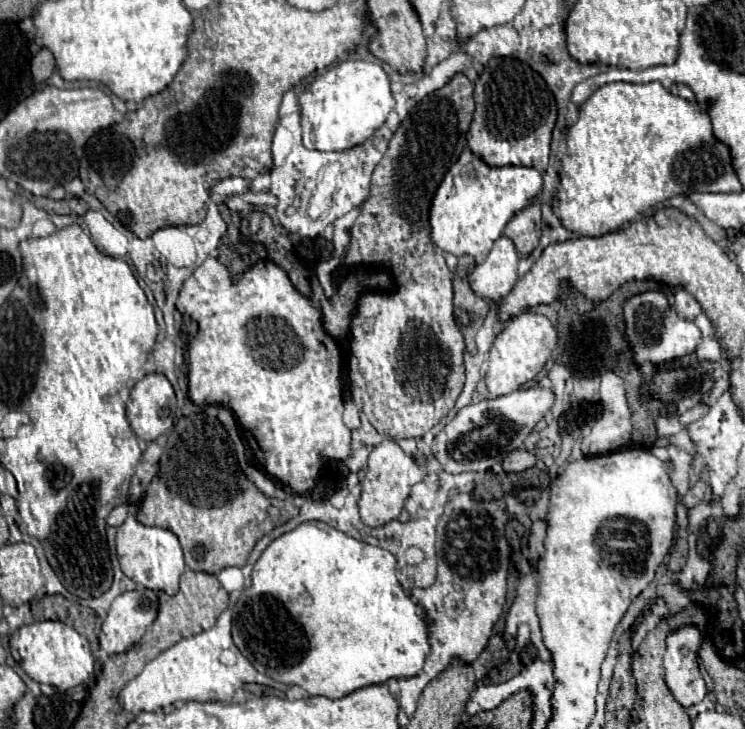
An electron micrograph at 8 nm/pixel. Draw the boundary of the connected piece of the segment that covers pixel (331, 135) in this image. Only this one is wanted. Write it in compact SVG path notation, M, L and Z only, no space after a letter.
M367 46L359 48L352 53L354 52L357 52L360 55L360 59L348 59L348 61L336 63L334 67L330 67L330 69L328 69L328 73L326 73L326 75L316 77L316 79L314 79L314 81L306 87L306 91L300 95L300 109L302 109L302 137L304 137L304 147L306 147L306 149L318 149L318 151L346 151L346 149L352 149L352 147L356 147L356 145L360 145L360 143L364 143L368 137L372 137L372 133L374 133L378 127L382 127L382 123L386 121L388 113L394 109L394 97L392 97L392 93L390 93L390 79L388 79L388 75L386 75L385 70L387 67L383 66L384 63L379 59L379 65L378 63L374 63L374 61L362 61L365 54L369 52Z

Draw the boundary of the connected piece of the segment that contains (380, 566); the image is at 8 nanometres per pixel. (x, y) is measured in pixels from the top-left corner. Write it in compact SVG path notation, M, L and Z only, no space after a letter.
M306 521L306 523L298 525L296 529L274 539L266 547L266 551L260 555L260 559L256 561L256 565L252 569L252 585L250 585L250 589L242 591L242 595L234 607L232 637L236 641L236 647L244 653L244 657L248 657L248 661L252 661L252 665L256 667L258 673L264 673L264 675L272 677L274 681L280 681L286 685L298 685L298 687L306 689L310 695L324 695L328 699L340 699L356 689L386 683L392 677L404 677L404 679L414 677L416 673L420 673L424 659L430 653L428 617L426 617L424 609L418 603L414 603L410 599L410 595L402 589L402 585L396 577L396 571L398 571L396 557L390 551L362 543L346 533L340 533L338 529L334 529L322 521Z

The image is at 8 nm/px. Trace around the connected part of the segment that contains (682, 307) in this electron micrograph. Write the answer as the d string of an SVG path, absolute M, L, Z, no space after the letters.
M678 289L678 291L676 291L676 303L674 303L674 307L676 307L676 311L678 311L684 319L694 319L696 315L702 313L698 301L692 299L686 289Z

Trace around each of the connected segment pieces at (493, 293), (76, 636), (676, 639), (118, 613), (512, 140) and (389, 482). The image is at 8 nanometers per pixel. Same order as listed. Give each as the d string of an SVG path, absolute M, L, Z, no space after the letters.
M500 237L494 243L488 259L476 265L476 269L468 275L472 291L490 301L504 299L518 281L518 261L520 257L514 249L514 243L506 237Z
M38 621L24 625L10 637L9 646L14 660L34 681L48 683L64 691L84 683L94 669L88 639L62 621Z
M682 625L666 637L666 685L682 707L696 705L706 697L706 685L698 669L700 645L702 635L696 625Z
M136 587L134 591L126 591L126 593L118 595L112 601L108 617L102 623L102 633L98 637L100 639L100 647L108 655L116 655L116 653L128 651L134 643L138 643L142 639L142 635L146 633L146 629L154 623L156 615L158 615L158 595L152 589Z
M492 59L474 89L476 113L466 133L468 149L490 167L524 165L546 171L550 137L556 123L556 101L544 79L516 59Z
M386 439L380 445L376 445L368 457L368 471L362 481L362 495L358 501L362 521L368 527L382 527L388 521L394 521L404 507L410 487L414 483L420 483L422 479L424 471L420 469L420 465L416 465L416 461L410 455L406 455L394 441Z

